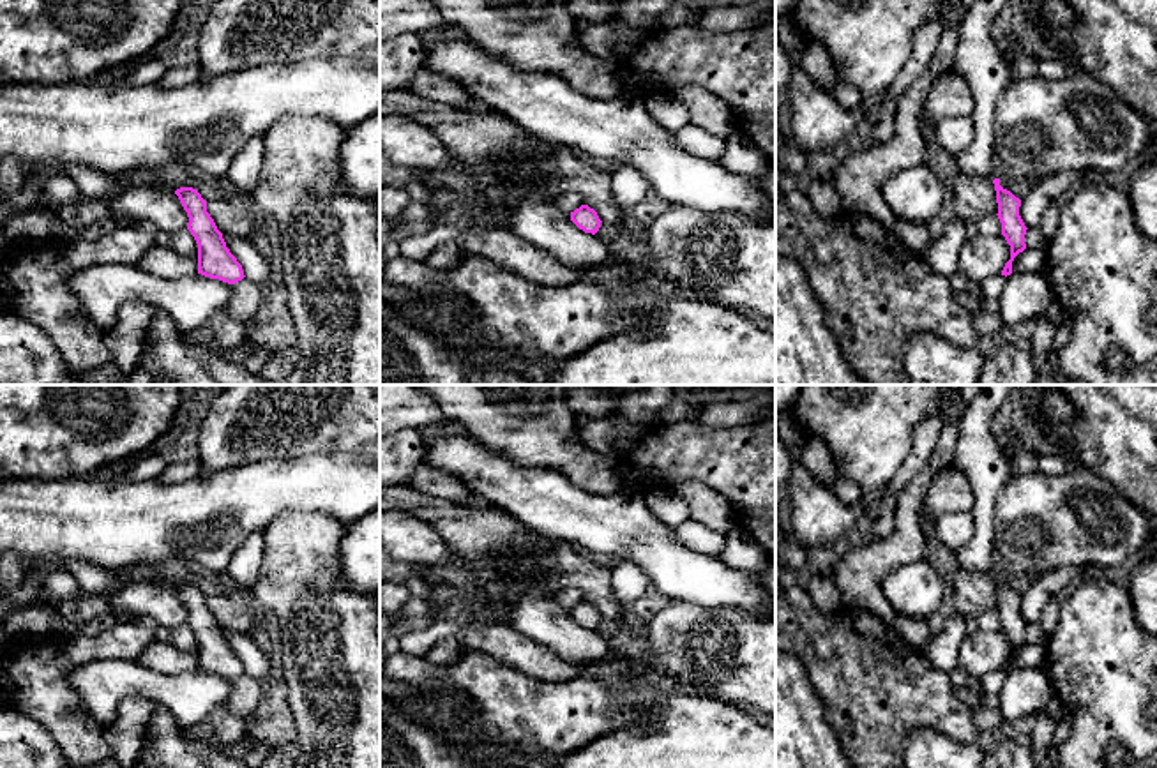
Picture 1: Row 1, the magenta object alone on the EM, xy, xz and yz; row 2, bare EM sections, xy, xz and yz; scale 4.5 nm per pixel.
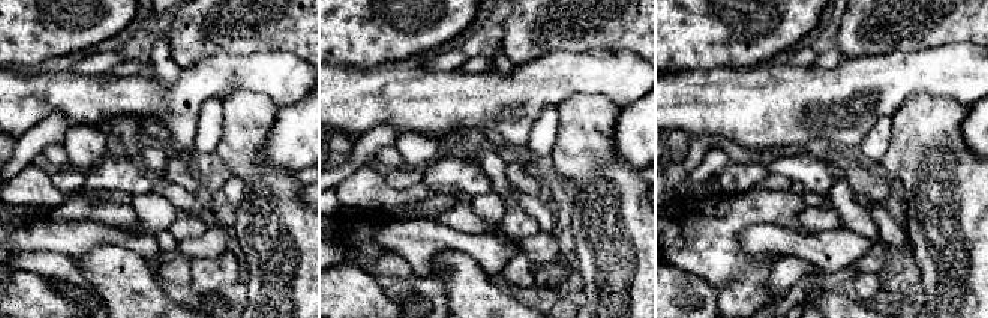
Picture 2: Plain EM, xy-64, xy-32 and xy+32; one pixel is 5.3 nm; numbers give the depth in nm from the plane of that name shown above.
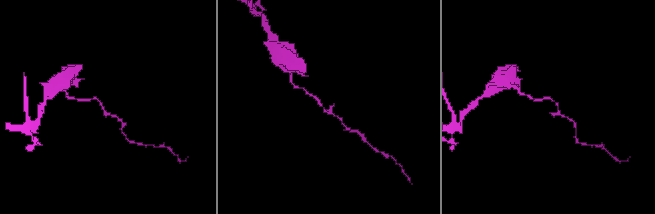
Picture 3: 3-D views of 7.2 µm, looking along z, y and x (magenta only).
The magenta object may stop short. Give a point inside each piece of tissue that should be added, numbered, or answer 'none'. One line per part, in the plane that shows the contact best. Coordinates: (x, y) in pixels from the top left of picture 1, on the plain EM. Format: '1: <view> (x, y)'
none

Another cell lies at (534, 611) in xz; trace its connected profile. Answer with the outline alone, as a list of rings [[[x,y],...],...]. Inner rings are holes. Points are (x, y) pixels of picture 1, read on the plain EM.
[[[539,537],[523,554],[512,558],[509,568],[496,570],[518,583],[518,590],[507,600],[505,621],[519,634],[551,648],[563,660],[597,666],[609,653],[601,634],[579,625],[571,616],[571,609],[558,604],[558,591],[523,583],[526,574],[542,568],[549,547],[551,542]]]

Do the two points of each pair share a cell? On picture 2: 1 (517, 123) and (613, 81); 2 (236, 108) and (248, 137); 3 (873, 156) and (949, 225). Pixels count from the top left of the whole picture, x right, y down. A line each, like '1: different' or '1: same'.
1: same
2: same
3: different

